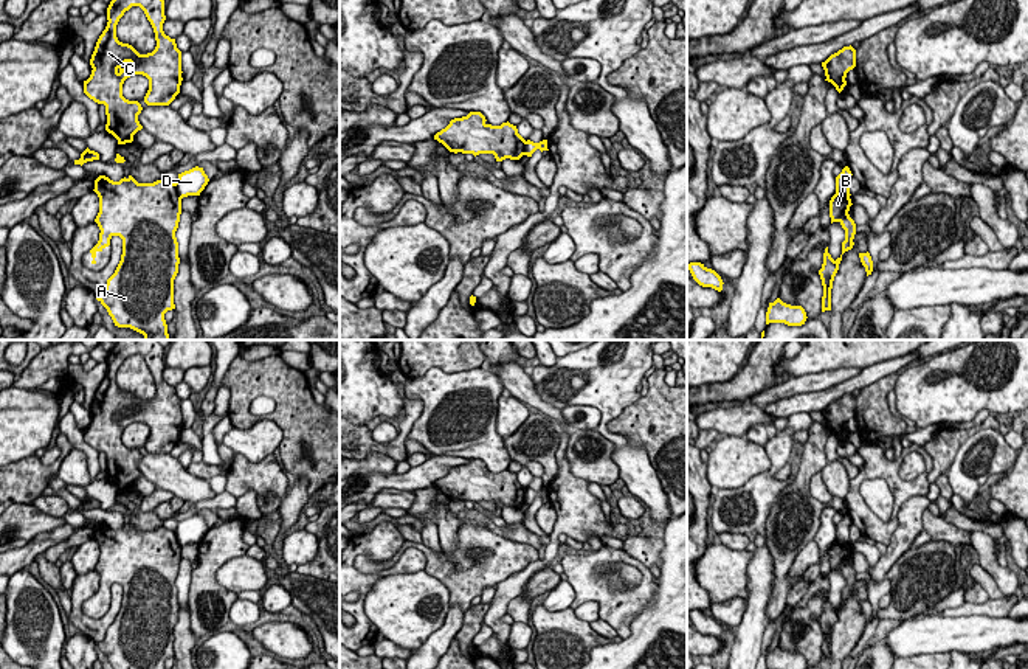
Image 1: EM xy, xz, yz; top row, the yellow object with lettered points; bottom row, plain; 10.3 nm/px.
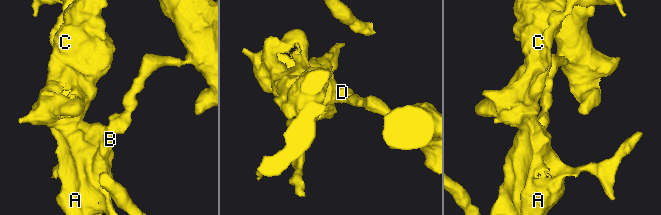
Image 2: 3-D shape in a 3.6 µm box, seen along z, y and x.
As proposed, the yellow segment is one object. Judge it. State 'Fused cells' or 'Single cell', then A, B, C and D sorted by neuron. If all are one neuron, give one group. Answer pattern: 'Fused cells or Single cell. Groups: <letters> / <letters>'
Fused cells. Groups: A B C / D

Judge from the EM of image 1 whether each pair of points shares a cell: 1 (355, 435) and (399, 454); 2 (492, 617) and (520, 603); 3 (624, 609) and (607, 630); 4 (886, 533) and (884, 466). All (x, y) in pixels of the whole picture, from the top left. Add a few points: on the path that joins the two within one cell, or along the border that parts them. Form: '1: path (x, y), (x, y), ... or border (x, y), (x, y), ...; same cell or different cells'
1: path (366, 444), (388, 449); same cell
2: border (521, 593), (509, 603), (506, 612); different cells
3: border (599, 617), (617, 634); different cells
4: path (895, 516), (898, 486), (895, 483); same cell

